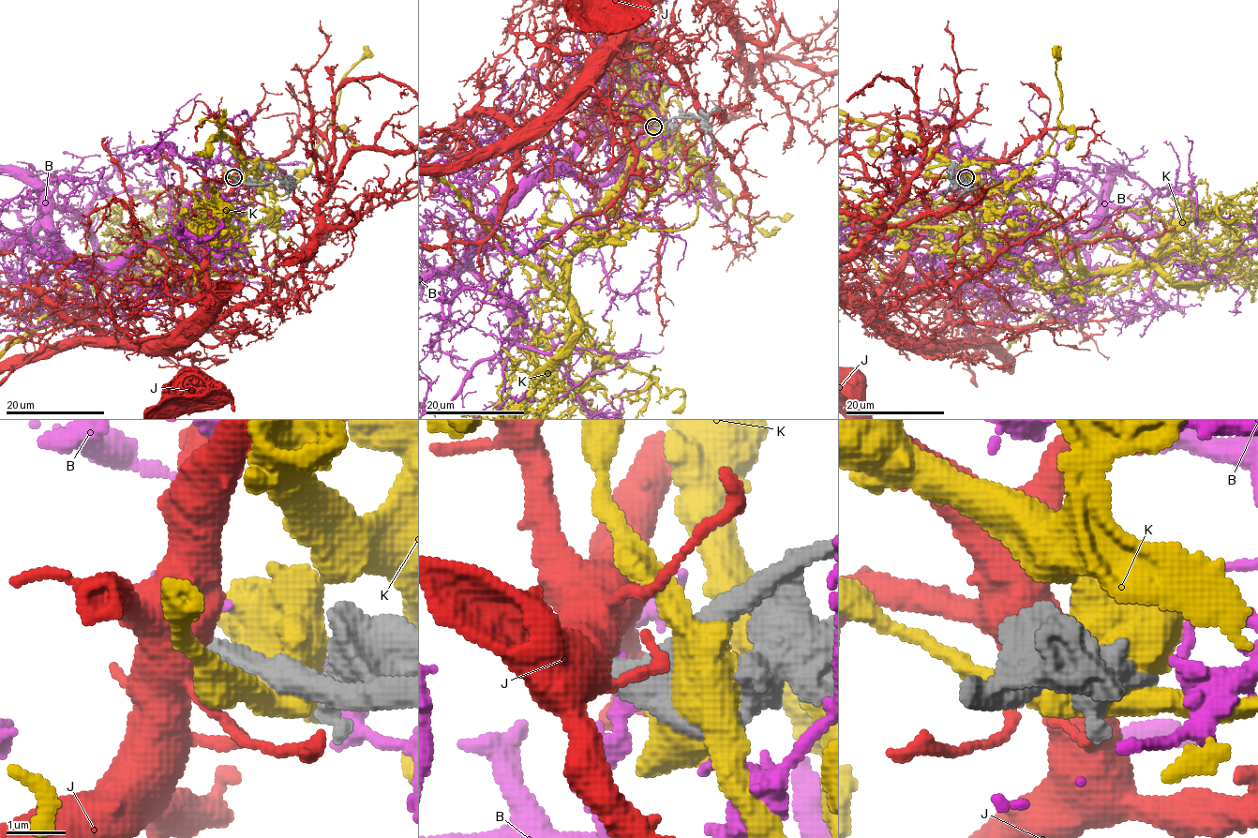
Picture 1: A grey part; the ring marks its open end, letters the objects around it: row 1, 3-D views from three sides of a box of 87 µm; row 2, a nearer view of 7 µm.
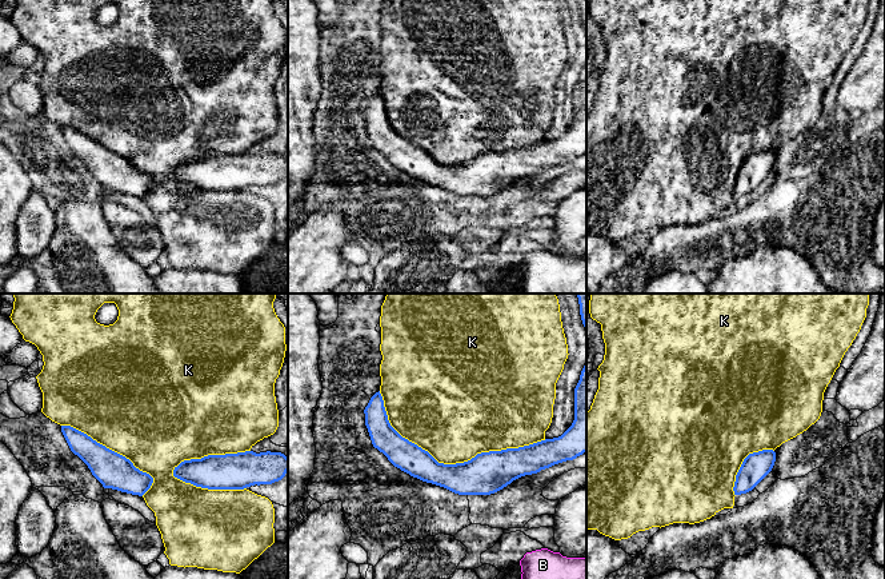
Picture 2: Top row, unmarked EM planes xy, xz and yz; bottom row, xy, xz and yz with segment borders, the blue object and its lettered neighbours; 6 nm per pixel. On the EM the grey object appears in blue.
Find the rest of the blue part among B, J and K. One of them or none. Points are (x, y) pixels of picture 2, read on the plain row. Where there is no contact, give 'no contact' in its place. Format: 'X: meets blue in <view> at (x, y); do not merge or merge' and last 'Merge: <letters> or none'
B: no contact; do not merge
J: no contact; do not merge
K: meets blue in xz at (452, 166); do not merge
Merge: none

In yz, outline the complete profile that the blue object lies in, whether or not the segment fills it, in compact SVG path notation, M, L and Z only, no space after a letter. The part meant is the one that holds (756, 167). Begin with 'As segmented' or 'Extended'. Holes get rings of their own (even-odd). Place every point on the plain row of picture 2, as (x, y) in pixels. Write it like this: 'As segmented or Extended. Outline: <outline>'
As segmented. Outline: M773 151L749 155L736 176L734 196L752 192L772 172L774 163L776 153Z

